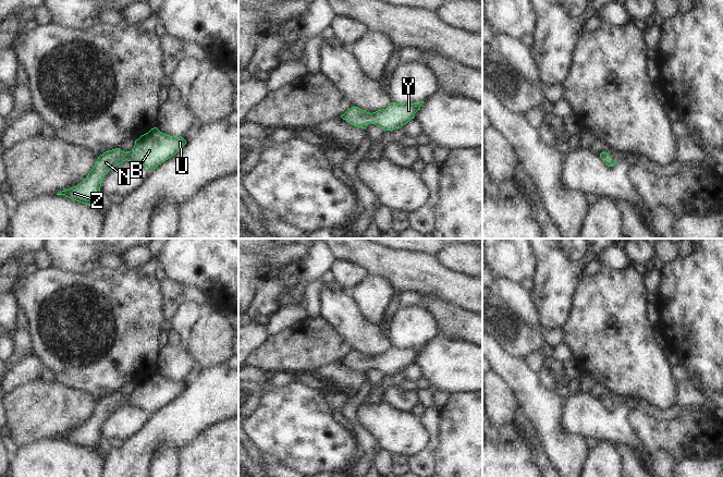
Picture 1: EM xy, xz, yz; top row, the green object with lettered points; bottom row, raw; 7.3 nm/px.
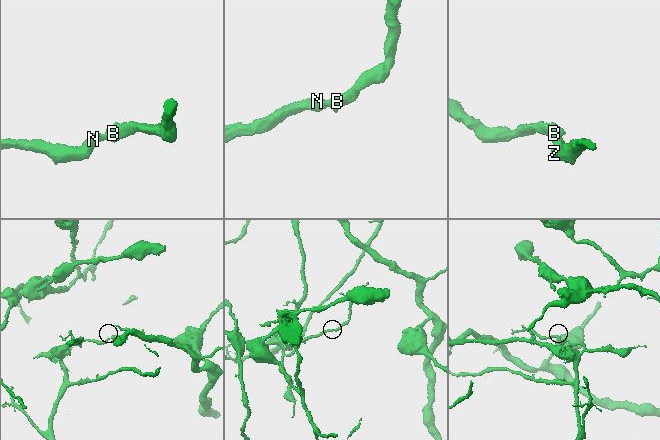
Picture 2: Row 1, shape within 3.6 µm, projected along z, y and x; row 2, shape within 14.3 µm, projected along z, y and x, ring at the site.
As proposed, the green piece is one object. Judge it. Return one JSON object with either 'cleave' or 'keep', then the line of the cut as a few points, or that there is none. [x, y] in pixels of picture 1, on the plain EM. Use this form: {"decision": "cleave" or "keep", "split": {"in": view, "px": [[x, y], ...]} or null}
{"decision": "keep", "split": null}

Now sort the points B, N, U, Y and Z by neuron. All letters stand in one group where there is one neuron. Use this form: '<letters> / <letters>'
B N U Y Z

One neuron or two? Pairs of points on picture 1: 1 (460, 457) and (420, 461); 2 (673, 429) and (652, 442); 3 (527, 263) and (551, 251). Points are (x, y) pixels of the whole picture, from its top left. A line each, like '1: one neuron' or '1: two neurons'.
1: two neurons
2: one neuron
3: two neurons

